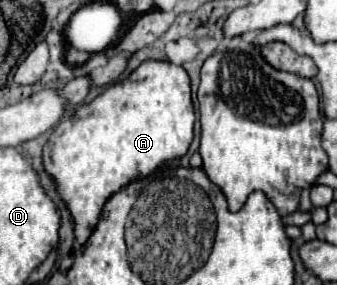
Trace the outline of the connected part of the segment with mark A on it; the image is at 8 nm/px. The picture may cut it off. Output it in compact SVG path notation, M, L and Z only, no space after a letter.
M145 61L127 79L109 85L91 103L81 105L71 117L63 119L43 147L43 167L53 177L59 197L65 201L73 225L75 239L83 245L93 233L105 201L133 181L141 181L165 161L183 157L193 141L195 111L191 101L189 75L183 67L169 61Z

